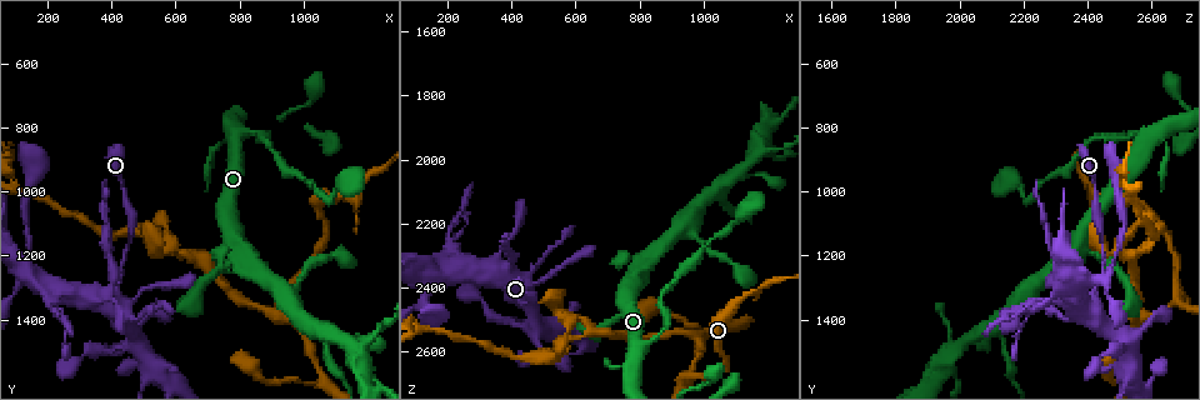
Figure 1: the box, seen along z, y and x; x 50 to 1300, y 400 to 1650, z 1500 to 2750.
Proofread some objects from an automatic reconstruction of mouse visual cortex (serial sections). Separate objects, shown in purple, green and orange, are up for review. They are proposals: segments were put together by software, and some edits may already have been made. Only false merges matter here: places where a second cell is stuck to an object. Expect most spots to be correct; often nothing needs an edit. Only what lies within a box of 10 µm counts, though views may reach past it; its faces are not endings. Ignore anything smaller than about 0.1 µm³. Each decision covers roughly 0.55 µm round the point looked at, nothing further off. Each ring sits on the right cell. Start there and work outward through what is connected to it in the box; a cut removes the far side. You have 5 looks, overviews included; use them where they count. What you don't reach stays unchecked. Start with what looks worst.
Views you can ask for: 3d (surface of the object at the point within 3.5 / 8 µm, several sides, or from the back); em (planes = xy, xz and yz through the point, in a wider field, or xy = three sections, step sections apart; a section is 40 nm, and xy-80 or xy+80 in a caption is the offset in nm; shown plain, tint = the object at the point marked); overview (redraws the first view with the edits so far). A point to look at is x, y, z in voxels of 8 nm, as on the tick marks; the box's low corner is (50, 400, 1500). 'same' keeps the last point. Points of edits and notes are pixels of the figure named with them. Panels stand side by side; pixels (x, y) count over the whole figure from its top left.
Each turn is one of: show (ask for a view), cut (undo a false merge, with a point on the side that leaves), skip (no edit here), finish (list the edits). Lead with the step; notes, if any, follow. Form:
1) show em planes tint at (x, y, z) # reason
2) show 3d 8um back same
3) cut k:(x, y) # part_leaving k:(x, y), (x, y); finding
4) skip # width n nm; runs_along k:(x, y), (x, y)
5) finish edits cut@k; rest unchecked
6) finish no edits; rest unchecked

show 3d 3.5um at (870, 810, 2540) # narrows sharply

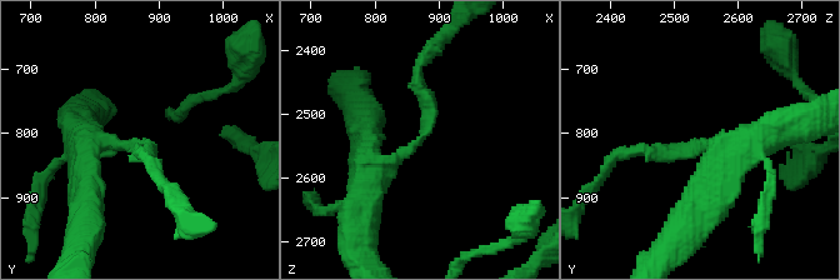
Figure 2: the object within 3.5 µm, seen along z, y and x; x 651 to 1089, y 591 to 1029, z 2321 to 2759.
show em xy step 1 tint at (870, 820, 2540) # arm_widths 150, 350 nm; now the EM

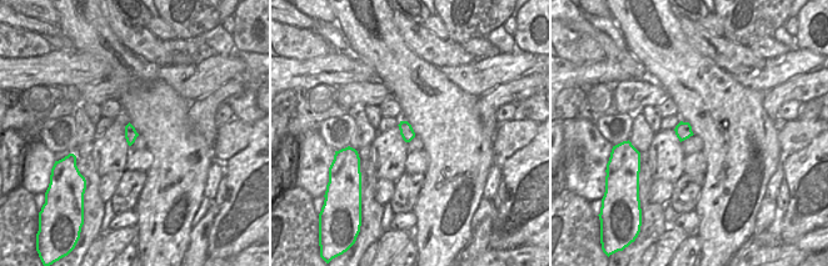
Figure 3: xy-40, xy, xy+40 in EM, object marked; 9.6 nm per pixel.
skip # runs_along 2:(361, 166), (384, 166), (426, 131), (423, 61); continuous, no second cell

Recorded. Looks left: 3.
show 3d 8um back at (990, 1410, 2560) # abrupt turn

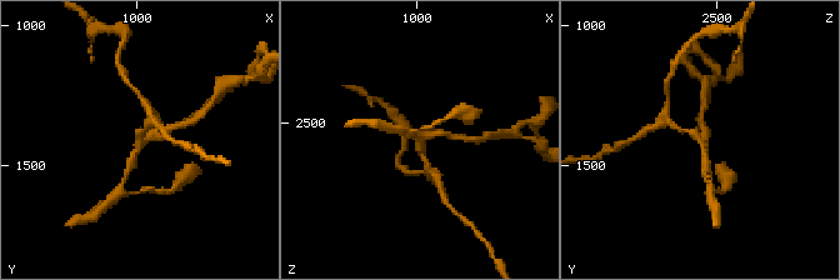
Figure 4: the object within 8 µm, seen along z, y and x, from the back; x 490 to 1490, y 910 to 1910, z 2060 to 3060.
show 3d 3.5um back same # zoom in

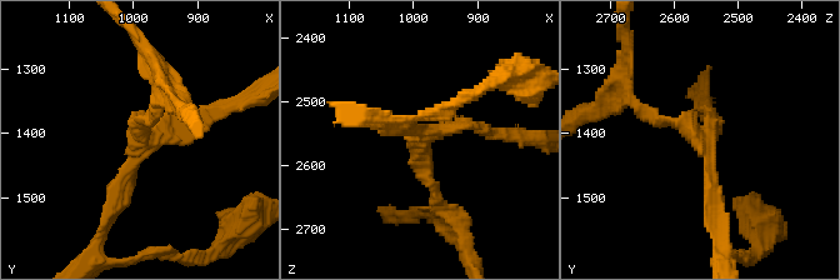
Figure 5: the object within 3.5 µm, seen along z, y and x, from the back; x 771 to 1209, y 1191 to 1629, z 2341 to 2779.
cut 5:(120, 194) # arms 3; part_leaving 5:(428, 138), (451, 125), (539, 138); two cells meet here

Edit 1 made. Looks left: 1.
finish edits cut@5; rest unchecked

